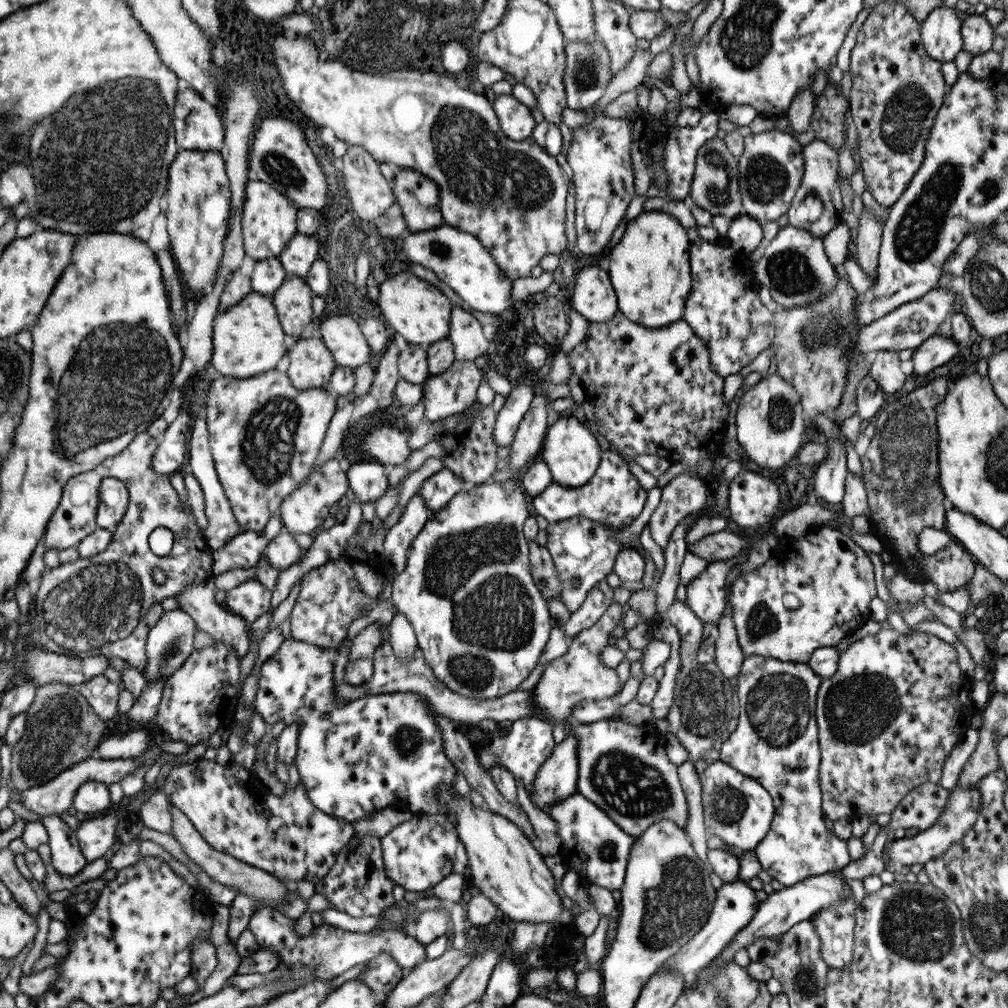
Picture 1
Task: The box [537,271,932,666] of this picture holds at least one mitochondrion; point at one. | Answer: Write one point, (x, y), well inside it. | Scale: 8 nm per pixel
(819, 331)

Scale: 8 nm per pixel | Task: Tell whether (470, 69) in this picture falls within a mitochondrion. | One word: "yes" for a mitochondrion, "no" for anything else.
no

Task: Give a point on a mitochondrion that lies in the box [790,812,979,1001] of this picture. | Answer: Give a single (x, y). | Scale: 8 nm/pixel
(914, 924)

